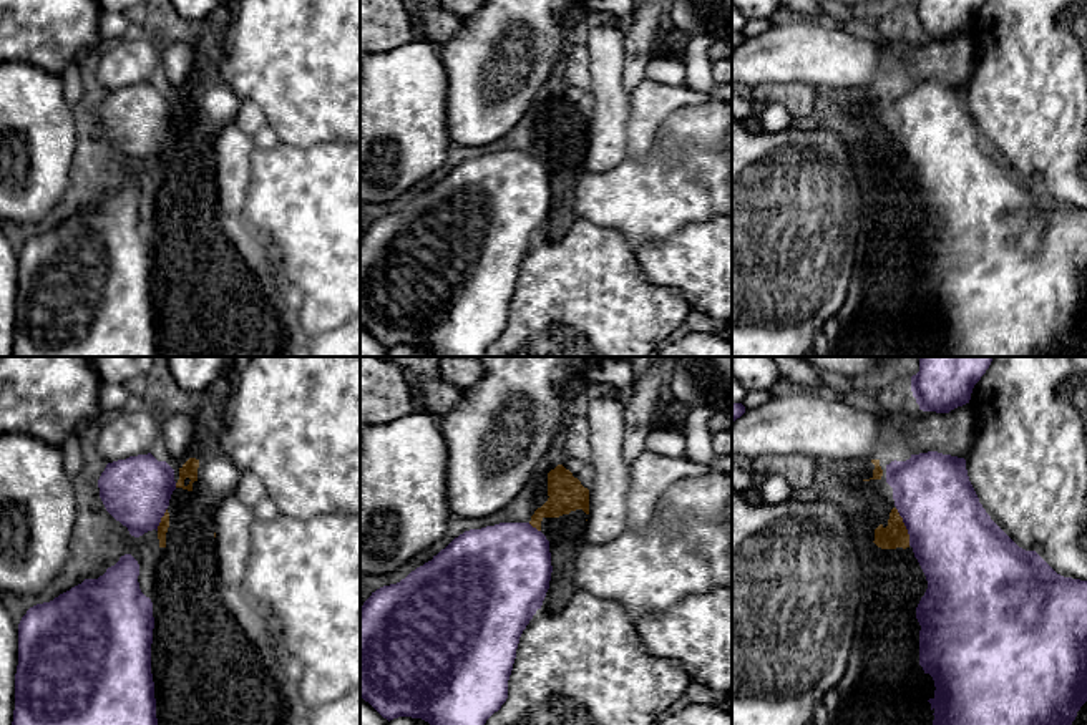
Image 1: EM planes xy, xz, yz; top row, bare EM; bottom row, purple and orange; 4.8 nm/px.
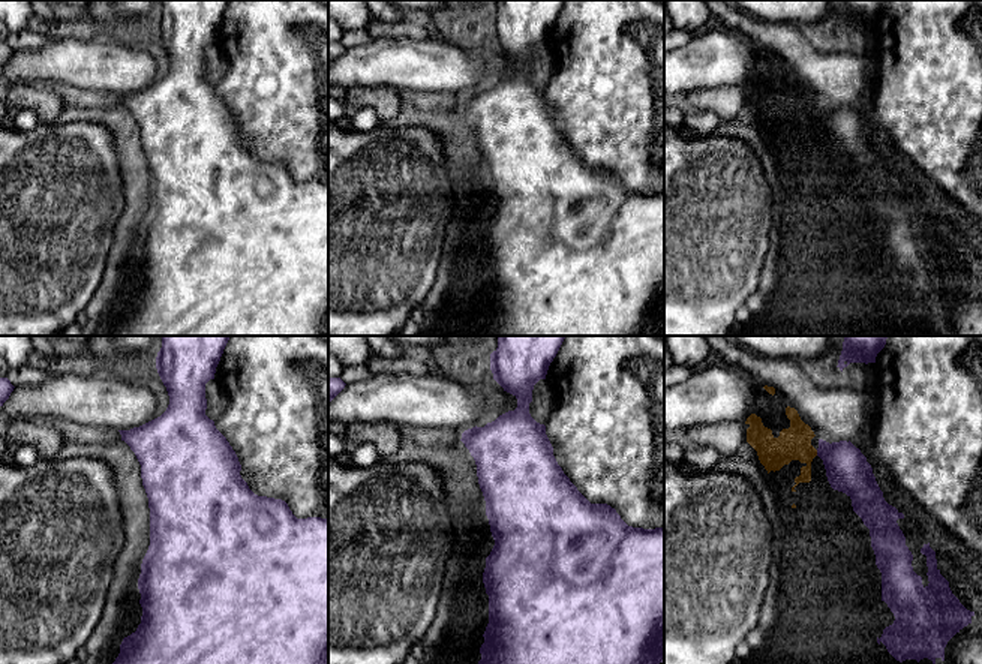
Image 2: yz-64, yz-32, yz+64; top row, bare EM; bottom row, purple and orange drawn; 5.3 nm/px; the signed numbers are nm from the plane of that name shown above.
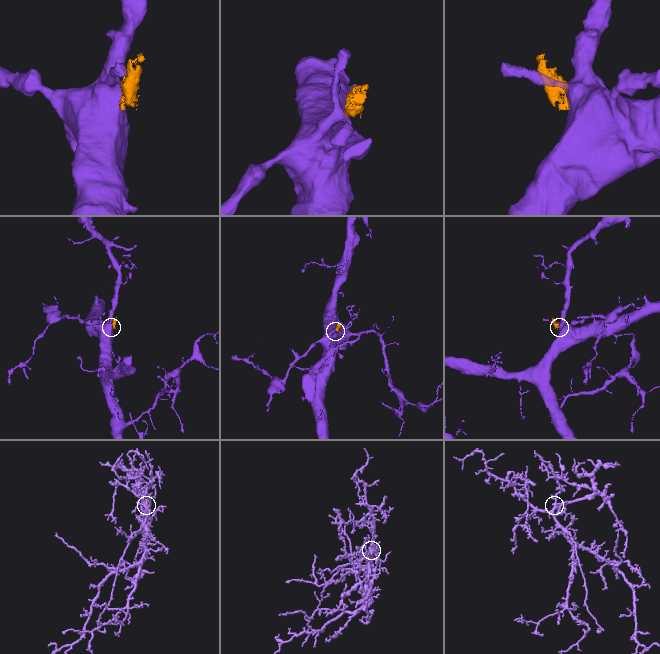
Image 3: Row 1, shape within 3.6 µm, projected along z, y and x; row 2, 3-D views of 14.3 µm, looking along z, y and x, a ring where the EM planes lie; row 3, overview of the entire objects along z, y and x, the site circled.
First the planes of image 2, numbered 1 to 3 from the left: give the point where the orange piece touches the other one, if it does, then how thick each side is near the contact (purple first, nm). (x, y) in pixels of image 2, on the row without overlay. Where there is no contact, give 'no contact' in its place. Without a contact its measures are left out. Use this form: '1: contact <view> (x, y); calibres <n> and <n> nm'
1: no contact
2: no contact
3: contact yz+64 (817, 117); calibres 240 and 180 nm

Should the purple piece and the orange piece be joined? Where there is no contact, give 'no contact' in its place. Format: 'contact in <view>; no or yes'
contact in yz; no

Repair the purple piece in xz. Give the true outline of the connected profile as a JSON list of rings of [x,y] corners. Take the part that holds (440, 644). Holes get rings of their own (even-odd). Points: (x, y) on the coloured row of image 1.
[[[500,523],[465,531],[400,582],[377,589],[360,607],[360,698],[388,722],[412,717],[430,725],[485,725],[508,698],[519,637],[543,606],[551,572],[549,541],[541,531],[529,523]]]

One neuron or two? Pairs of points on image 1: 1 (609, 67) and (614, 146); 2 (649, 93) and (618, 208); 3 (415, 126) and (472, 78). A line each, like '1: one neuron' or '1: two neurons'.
1: one neuron
2: two neurons
3: two neurons

